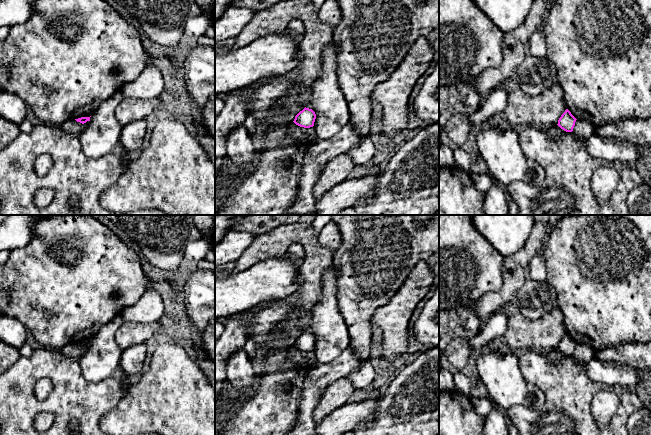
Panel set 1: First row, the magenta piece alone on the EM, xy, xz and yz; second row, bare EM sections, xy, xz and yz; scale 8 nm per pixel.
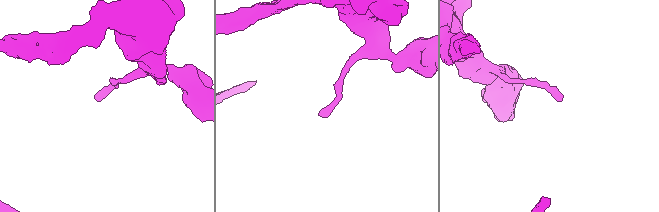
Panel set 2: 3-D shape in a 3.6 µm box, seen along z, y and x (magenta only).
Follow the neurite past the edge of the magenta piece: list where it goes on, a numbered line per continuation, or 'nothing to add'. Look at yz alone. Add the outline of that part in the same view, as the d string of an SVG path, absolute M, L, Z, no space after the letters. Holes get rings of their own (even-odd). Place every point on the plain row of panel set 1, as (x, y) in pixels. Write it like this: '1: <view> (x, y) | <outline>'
nothing to add

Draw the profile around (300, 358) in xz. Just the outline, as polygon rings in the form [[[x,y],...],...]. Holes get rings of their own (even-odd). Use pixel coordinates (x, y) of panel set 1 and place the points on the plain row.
[[[294,346],[288,348],[287,358],[292,364],[297,366],[313,368],[317,365],[316,356],[313,351],[300,351]]]

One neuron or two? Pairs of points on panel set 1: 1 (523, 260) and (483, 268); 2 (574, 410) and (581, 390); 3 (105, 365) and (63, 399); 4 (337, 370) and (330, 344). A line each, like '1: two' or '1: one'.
1: two
2: one
3: two
4: two

